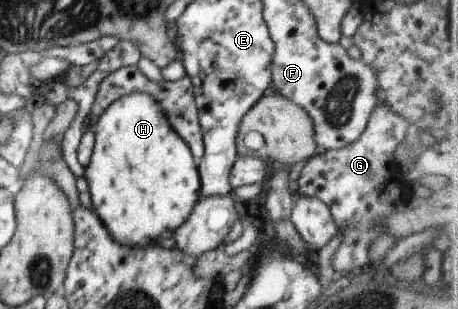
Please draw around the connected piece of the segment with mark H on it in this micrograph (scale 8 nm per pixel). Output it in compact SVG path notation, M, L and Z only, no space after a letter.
M132 92L110 104L92 129L95 143L84 178L88 182L93 209L102 224L106 225L110 236L116 242L134 248L152 244L178 230L190 218L198 202L201 193L200 173L188 144L170 128L161 103L156 102L150 94Z

